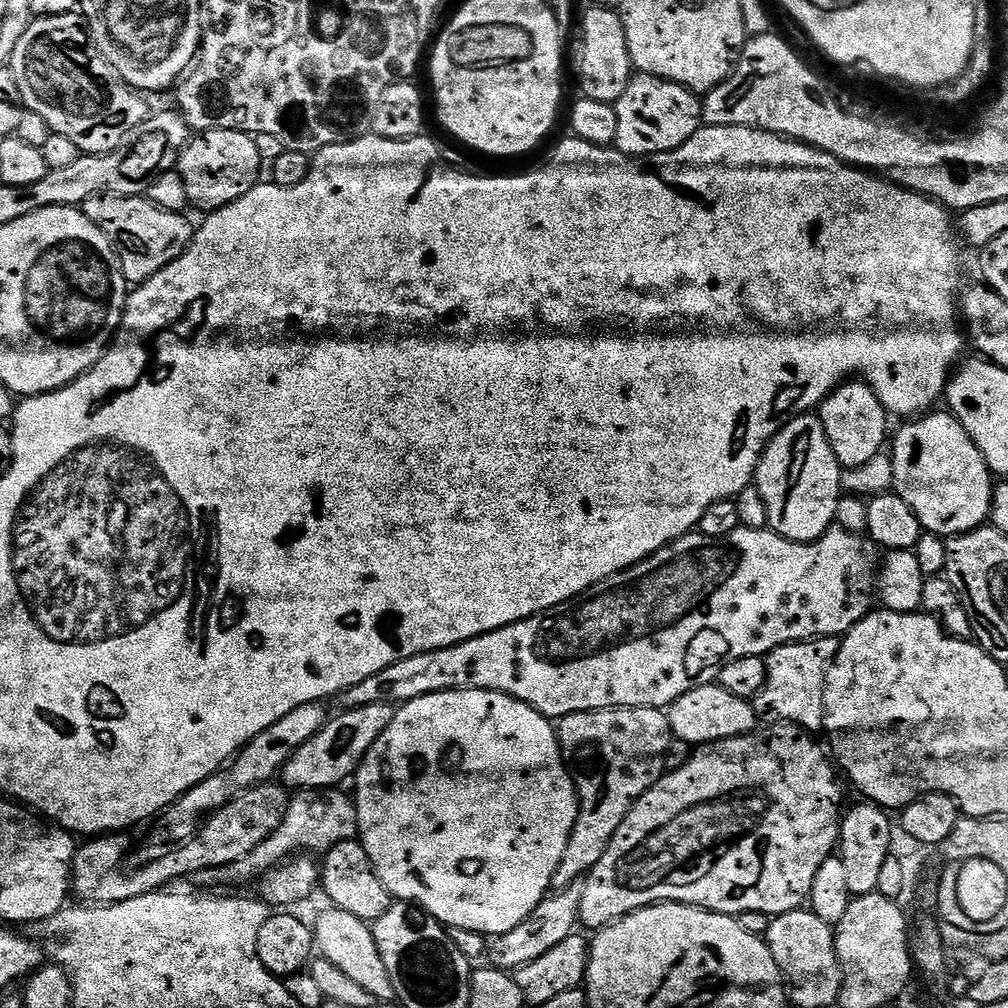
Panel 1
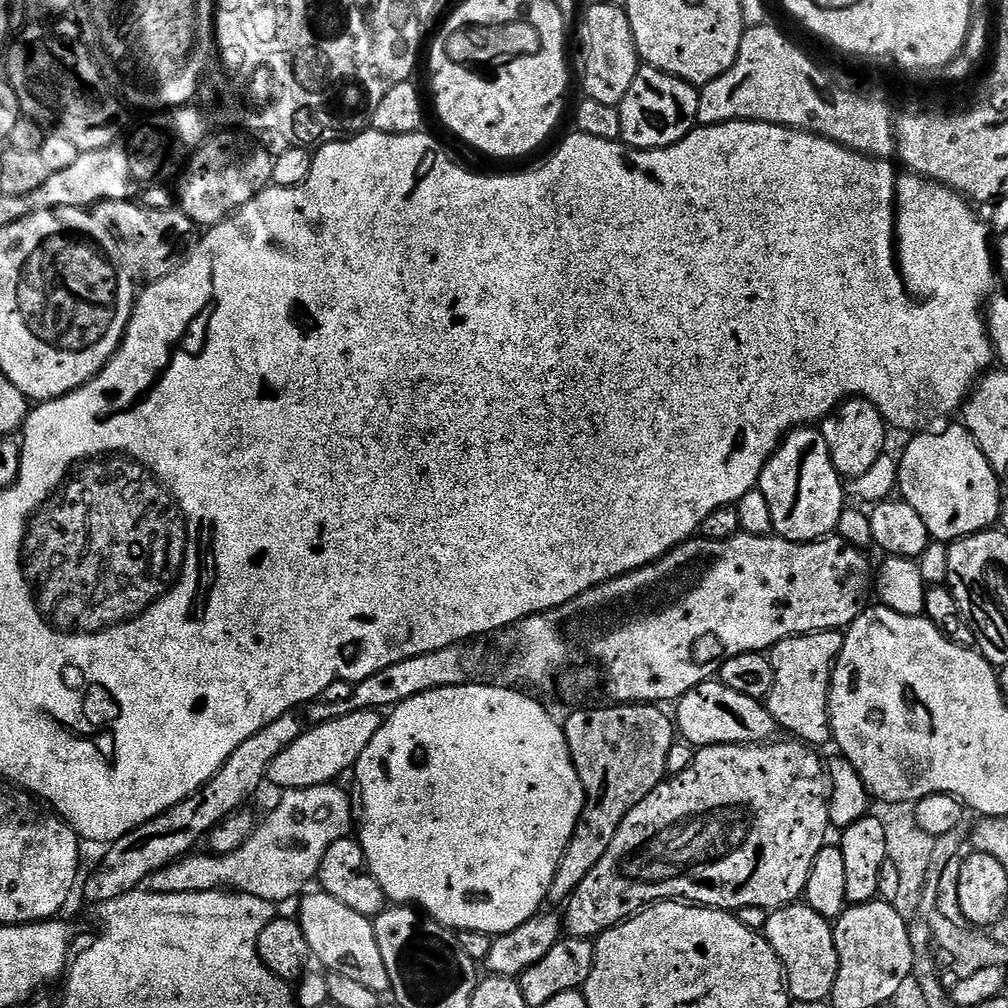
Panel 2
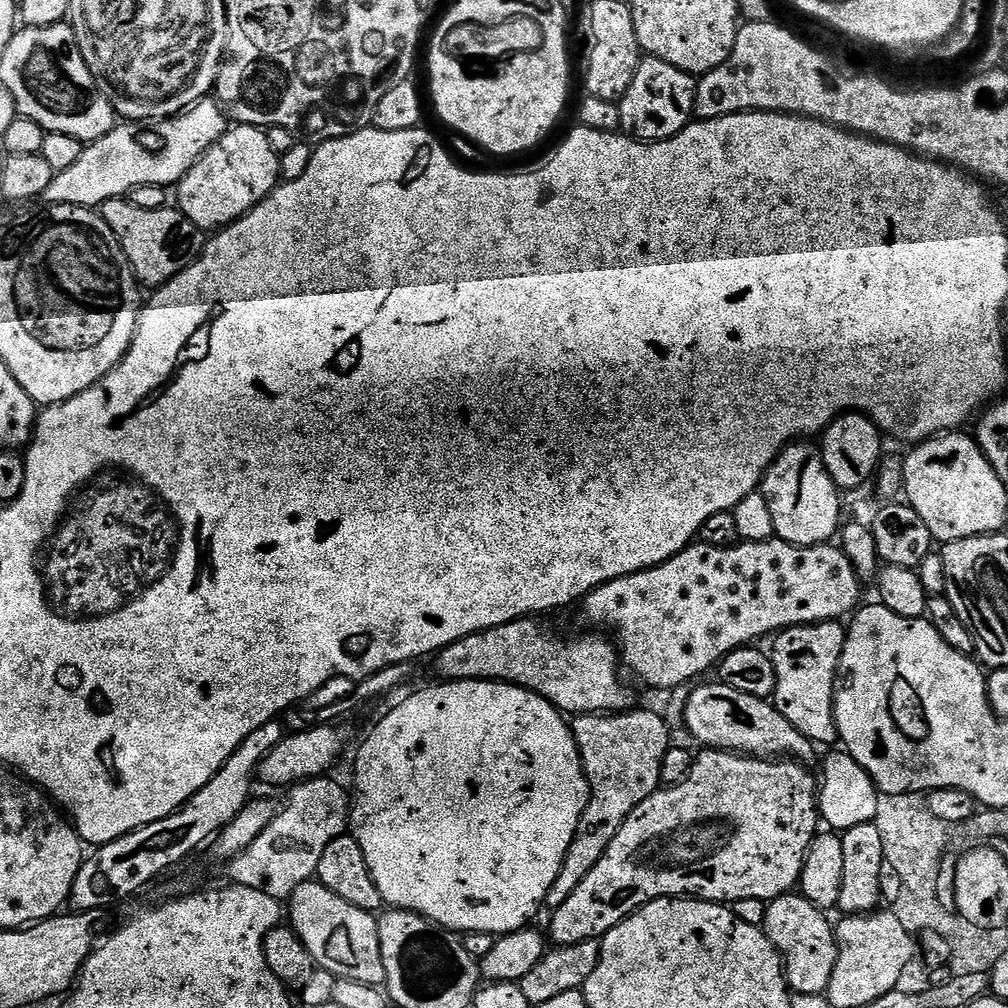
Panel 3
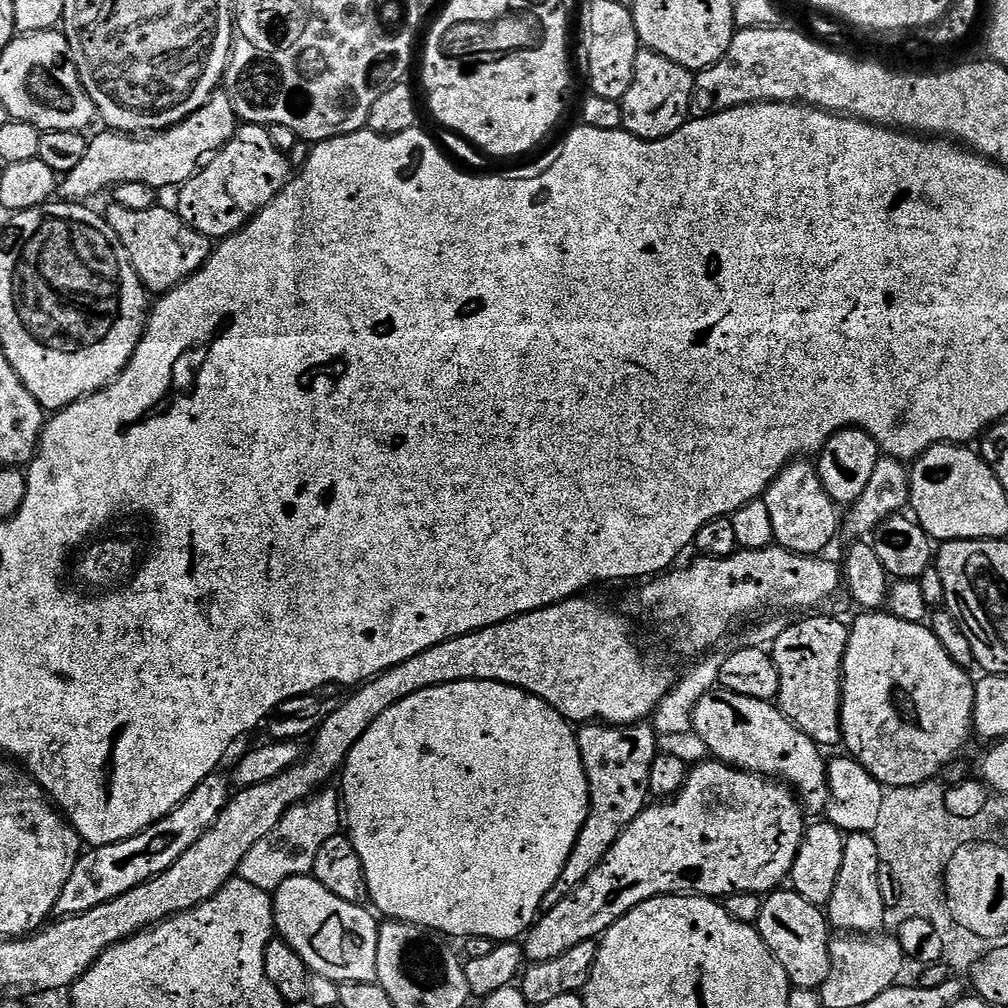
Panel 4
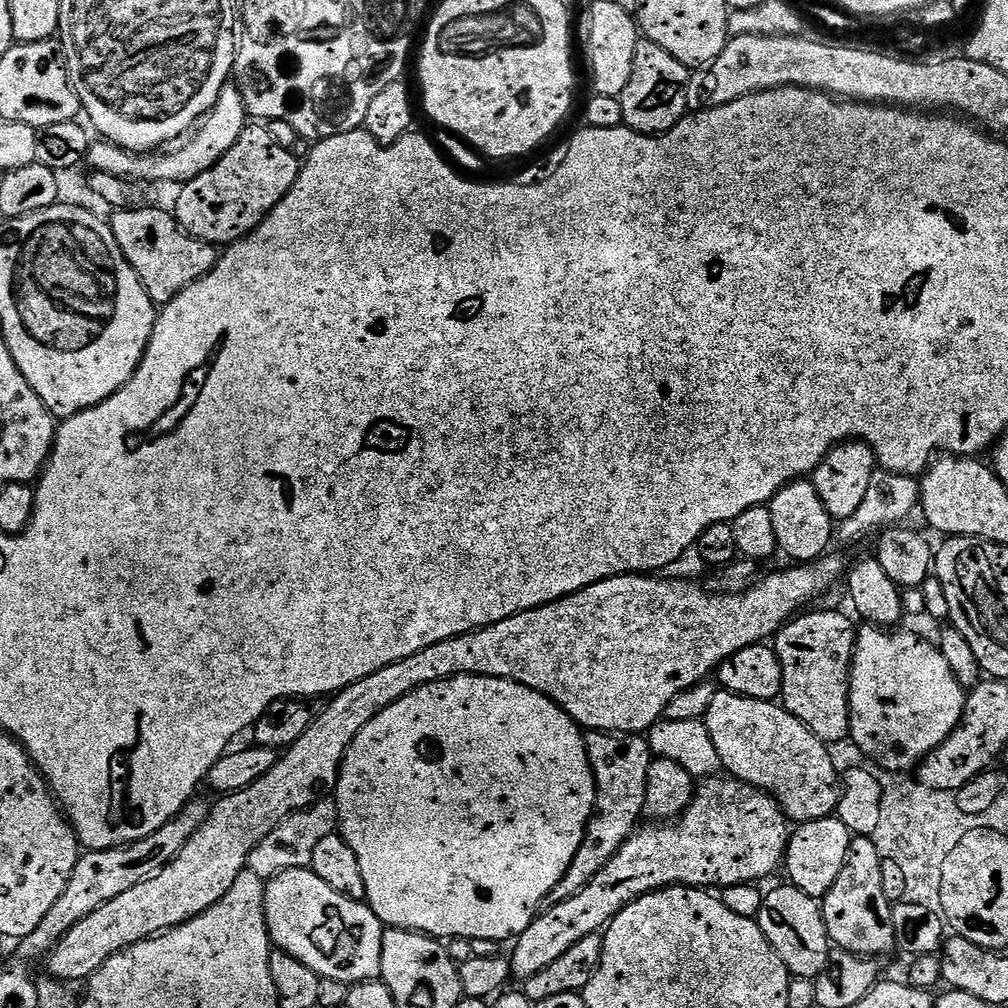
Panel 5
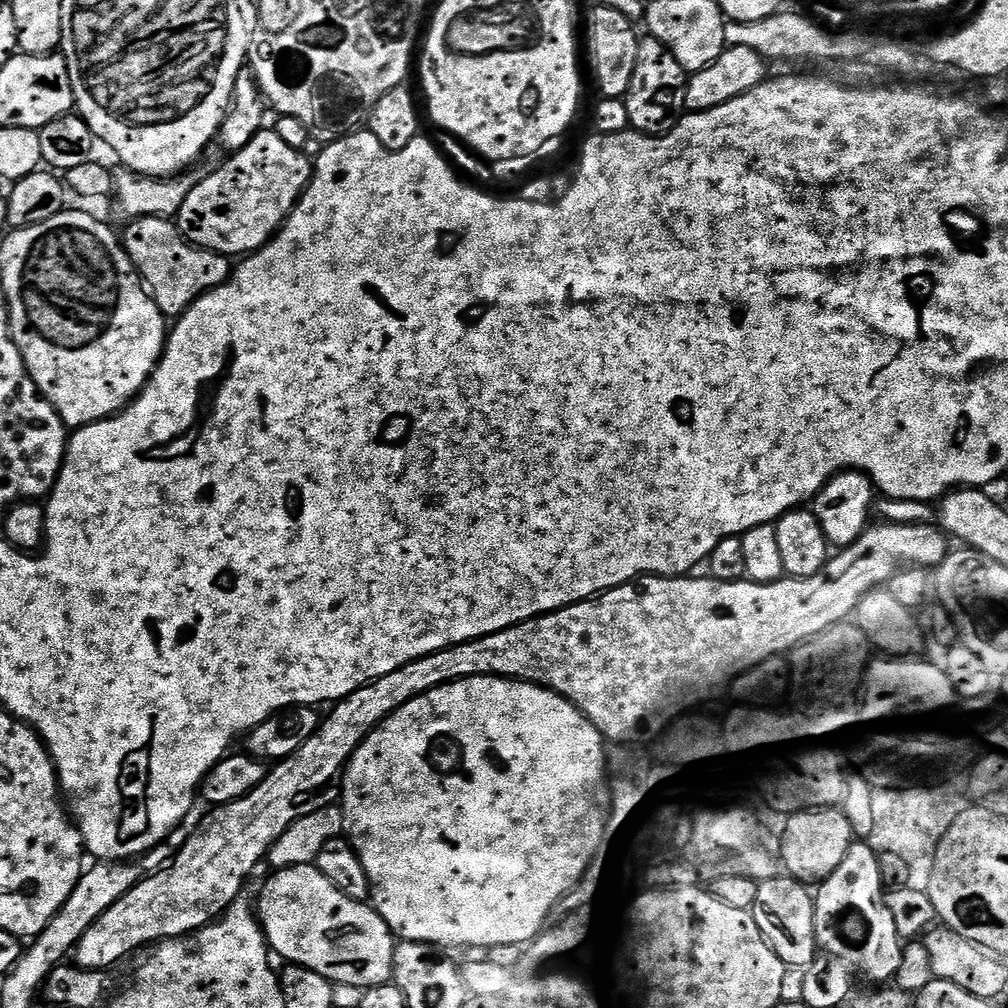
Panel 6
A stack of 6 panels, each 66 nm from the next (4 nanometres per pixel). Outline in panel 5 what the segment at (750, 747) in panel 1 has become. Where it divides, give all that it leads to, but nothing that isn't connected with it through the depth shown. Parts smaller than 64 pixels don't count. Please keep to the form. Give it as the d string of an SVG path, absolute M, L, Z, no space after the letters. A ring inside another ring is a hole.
M735 778L720 779L705 779L697 787L692 805L680 813L675 822L656 822L653 828L641 827L631 833L621 843L625 844L593 874L592 881L585 888L558 901L553 908L545 907L532 921L532 925L521 936L515 937L516 949L510 953L511 975L523 982L538 974L538 970L546 970L546 966L562 958L562 954L566 954L574 942L582 942L582 938L607 928L626 905L633 904L639 896L648 892L658 892L661 888L673 886L712 890L715 884L717 889L723 890L735 884L756 884L766 879L776 867L779 869L788 851L790 835L790 821L783 808L761 788L743 784Z

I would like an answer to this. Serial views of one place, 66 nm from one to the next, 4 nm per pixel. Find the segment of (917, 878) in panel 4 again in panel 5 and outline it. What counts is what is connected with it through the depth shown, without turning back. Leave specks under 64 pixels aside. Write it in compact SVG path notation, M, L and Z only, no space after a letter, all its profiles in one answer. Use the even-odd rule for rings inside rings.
M904 782L899 787L900 796L904 796L902 802L910 804L910 808L904 808L904 810L910 810L912 814L904 816L902 806L898 806L898 814L896 814L894 824L886 822L886 828L884 828L886 838L884 838L884 848L882 848L880 859L889 860L894 858L894 862L898 862L898 866L902 869L902 875L906 877L905 901L936 910L939 909L940 899L942 898L942 866L946 866L946 858L950 858L950 854L954 850L952 840L956 840L956 836L960 836L960 832L964 832L964 824L968 824L968 820L964 820L962 810L958 810L955 792L938 790L924 782L921 782L921 784L907 784Z

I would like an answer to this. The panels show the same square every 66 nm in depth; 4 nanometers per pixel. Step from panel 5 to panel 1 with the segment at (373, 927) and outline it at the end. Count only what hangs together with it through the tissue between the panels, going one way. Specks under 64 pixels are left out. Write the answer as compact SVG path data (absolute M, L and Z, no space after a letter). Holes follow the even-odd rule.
M326 908L318 920L315 920L313 932L316 936L317 949L323 959L345 971L354 982L358 983L358 986L365 987L370 994L373 994L378 1002L395 999L396 991L390 974L387 973L382 956L378 954L377 943L374 942L371 927L365 921L345 911Z

